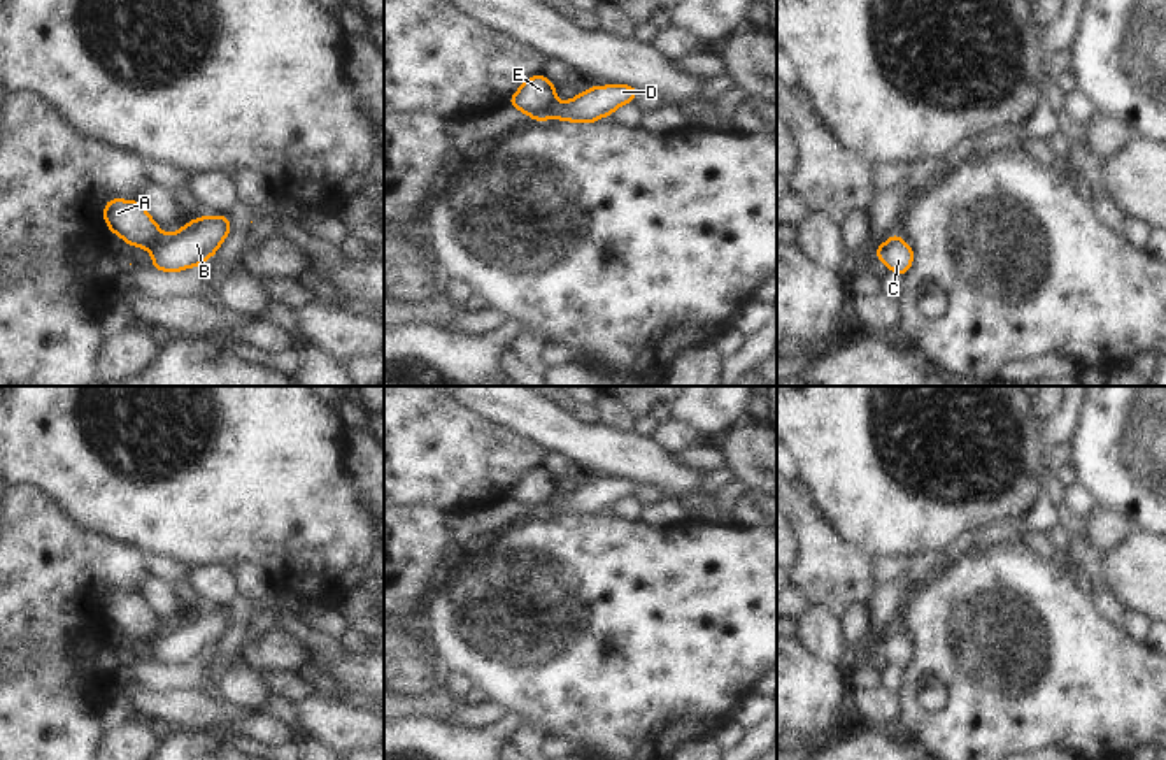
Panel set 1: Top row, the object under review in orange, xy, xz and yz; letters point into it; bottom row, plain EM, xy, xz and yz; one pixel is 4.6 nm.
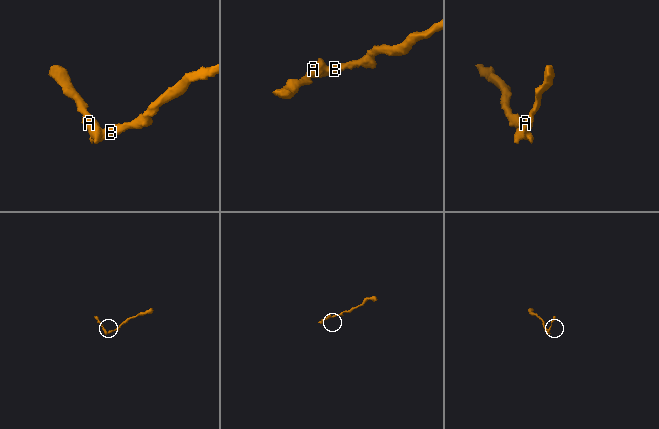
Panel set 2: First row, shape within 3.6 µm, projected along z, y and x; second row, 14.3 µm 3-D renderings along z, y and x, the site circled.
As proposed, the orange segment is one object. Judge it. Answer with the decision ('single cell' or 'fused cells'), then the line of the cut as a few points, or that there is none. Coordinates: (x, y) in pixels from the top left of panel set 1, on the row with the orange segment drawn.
fused cells; cut in xy along (165, 236), (149, 250)

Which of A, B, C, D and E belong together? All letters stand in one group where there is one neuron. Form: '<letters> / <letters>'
A E / B C D

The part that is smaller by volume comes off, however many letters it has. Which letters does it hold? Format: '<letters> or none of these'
A, E

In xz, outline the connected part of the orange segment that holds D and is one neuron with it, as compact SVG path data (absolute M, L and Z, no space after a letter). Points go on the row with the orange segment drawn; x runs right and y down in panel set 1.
M628 84L593 86L572 100L558 104L547 119L573 123L598 123L601 116L612 116L619 105L633 102L640 90Z

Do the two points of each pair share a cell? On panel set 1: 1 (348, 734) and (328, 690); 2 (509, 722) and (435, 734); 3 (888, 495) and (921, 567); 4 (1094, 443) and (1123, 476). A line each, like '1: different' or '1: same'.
1: different
2: same
3: different
4: same

